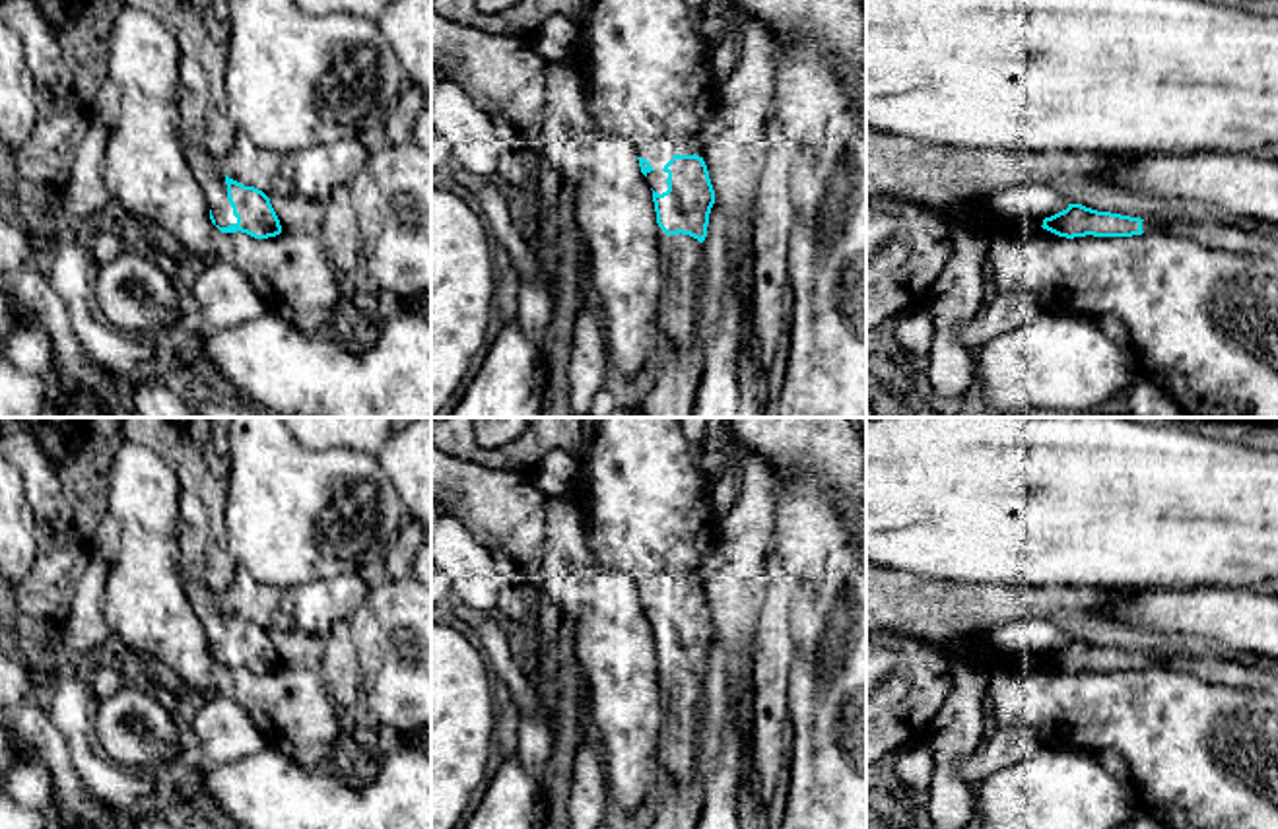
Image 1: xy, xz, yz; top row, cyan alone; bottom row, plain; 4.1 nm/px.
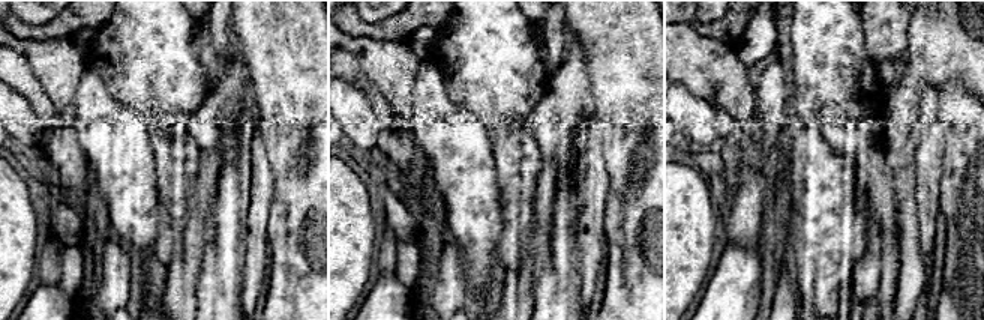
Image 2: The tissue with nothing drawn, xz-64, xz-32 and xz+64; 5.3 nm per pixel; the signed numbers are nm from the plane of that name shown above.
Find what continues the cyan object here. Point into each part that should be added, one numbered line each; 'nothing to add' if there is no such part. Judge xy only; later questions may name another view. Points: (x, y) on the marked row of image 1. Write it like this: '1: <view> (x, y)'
1: xy (193, 92)

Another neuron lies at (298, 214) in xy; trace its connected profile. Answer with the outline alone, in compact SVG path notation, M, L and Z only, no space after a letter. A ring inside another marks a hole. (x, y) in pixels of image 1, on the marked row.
M297 192L289 196L272 194L268 198L284 233L307 233L320 237L326 204L301 196Z

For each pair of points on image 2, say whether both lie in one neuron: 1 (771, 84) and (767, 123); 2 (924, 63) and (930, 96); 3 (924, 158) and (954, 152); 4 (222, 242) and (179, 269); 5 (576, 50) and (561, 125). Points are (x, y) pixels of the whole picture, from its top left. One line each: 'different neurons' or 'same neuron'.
1: same neuron
2: different neurons
3: different neurons
4: different neurons
5: same neuron

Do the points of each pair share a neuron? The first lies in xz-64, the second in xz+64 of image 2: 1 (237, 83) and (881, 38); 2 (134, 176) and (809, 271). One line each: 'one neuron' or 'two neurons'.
1: two neurons
2: one neuron

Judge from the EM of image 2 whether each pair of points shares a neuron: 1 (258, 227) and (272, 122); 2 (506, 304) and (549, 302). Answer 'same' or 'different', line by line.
1: different
2: different

